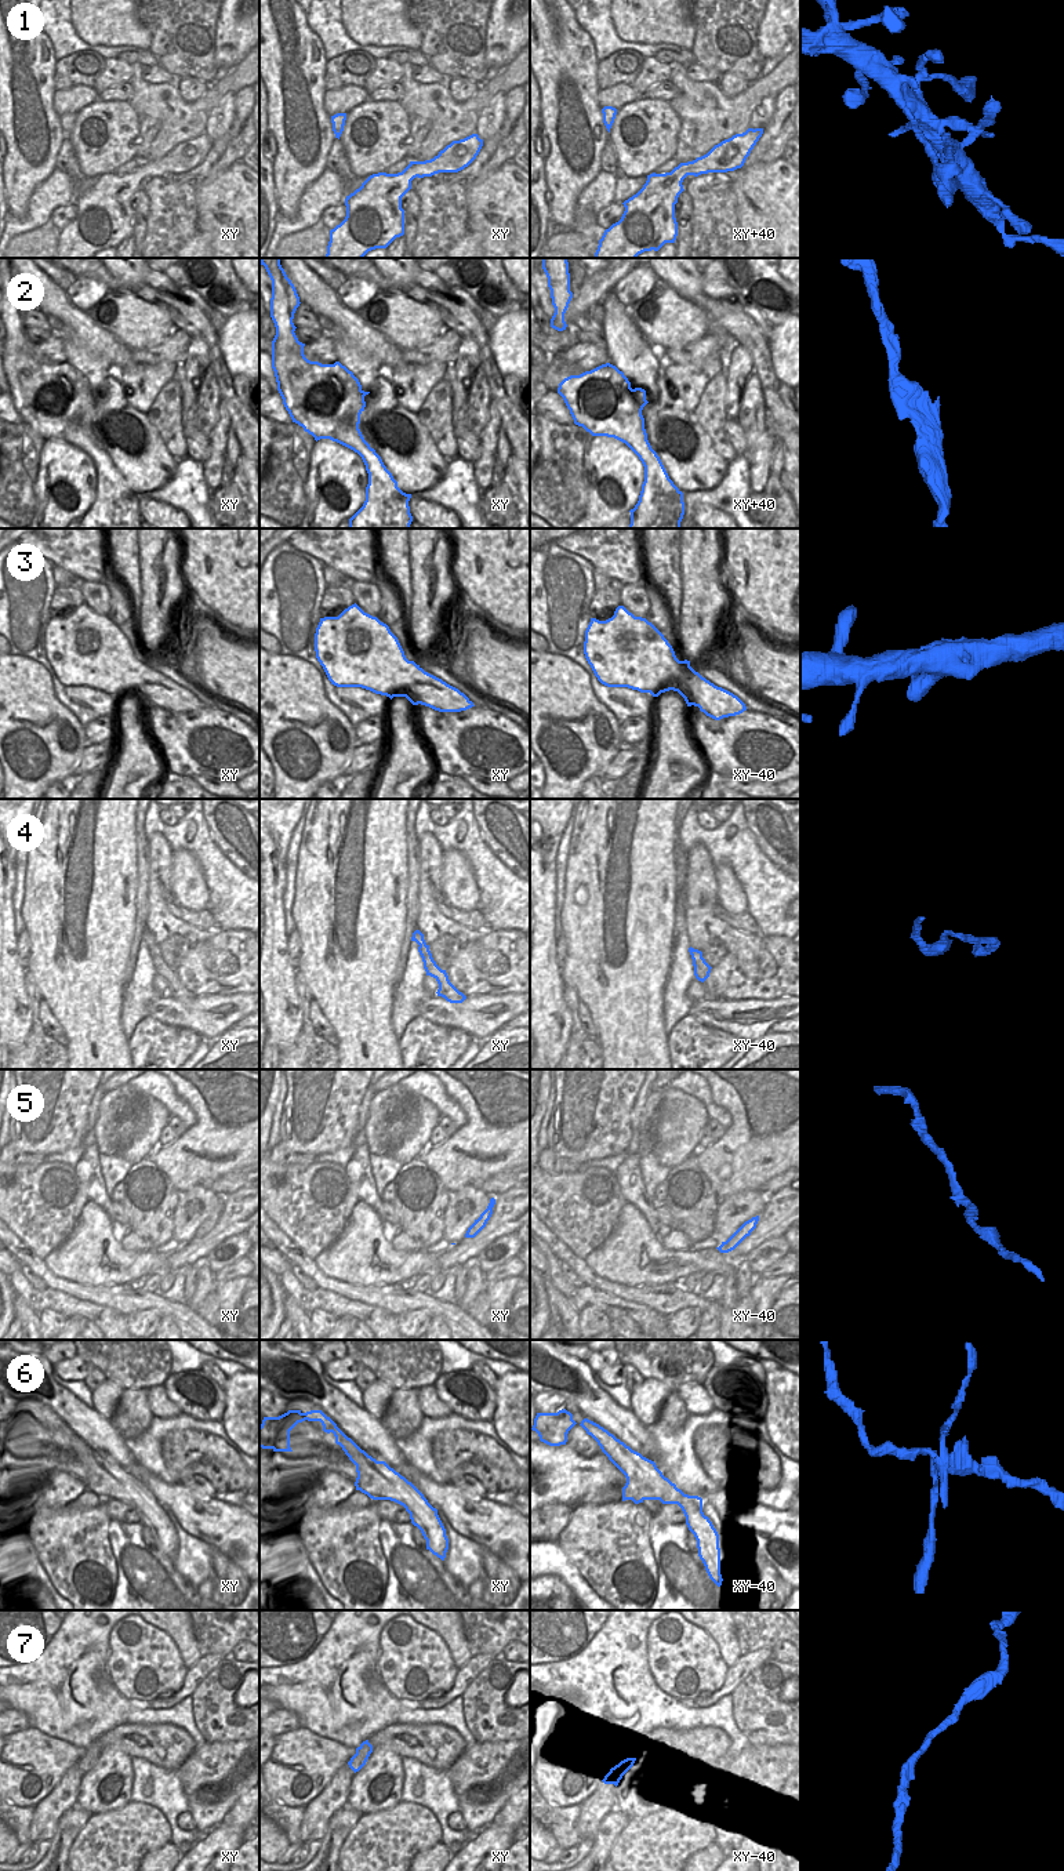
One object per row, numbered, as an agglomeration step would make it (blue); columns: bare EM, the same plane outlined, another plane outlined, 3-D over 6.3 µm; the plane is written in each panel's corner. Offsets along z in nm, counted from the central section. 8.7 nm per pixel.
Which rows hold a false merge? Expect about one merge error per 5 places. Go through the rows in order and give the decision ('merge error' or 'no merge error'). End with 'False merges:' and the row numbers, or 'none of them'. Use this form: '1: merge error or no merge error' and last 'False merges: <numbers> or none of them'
1: no merge error
2: no merge error
3: no merge error
4: no merge error
5: no merge error
6: merge error
7: no merge error
False merges: 6

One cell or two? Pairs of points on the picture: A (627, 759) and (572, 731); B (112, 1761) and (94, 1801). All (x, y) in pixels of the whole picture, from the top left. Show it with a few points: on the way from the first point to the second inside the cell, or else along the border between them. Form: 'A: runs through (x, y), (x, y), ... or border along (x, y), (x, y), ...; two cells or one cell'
A: border along (631, 745), (623, 747), (618, 751), (602, 776); two cells
B: runs through (106, 1770), (97, 1780), (95, 1791); one cell

